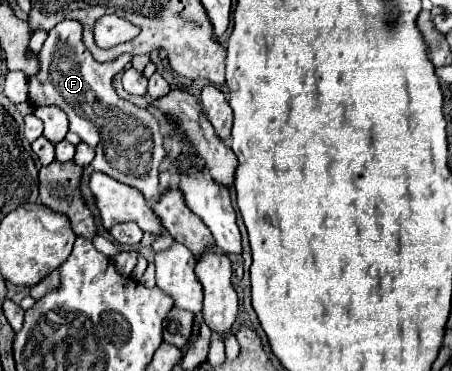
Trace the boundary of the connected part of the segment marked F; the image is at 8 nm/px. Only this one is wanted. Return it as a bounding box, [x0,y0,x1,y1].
[29,20,167,206]

